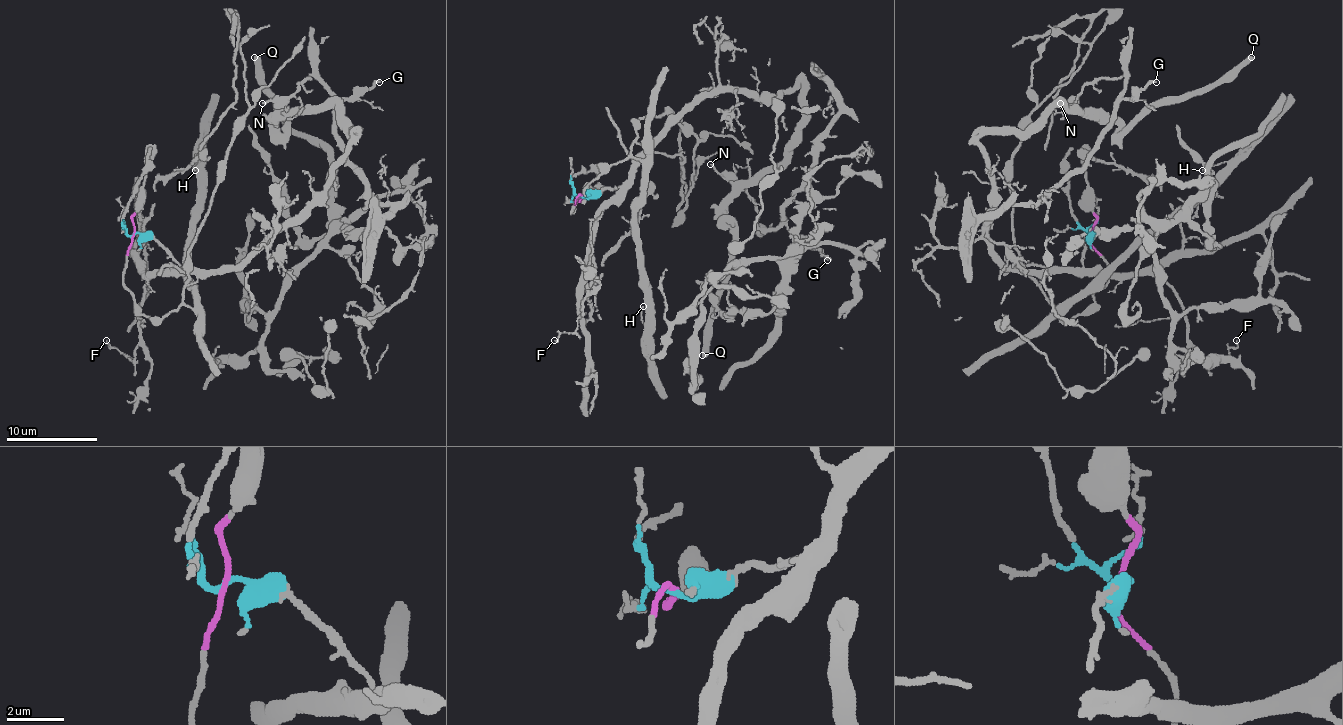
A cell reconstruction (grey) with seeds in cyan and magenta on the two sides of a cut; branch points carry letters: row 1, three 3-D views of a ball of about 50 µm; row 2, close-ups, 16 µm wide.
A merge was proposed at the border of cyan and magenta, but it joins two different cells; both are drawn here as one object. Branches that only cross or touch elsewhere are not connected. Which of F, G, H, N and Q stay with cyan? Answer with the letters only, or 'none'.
F, G, N, Q

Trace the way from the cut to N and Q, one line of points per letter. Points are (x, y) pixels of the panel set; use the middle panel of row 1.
N: (579, 194), (629, 185), (631, 165), (706, 96), (802, 85), (802, 135), (781, 160), (743, 181), (711, 165)
Q: (579, 194), (629, 185), (631, 165), (706, 96), (802, 85), (802, 135), (727, 206), (734, 253), (702, 356)

